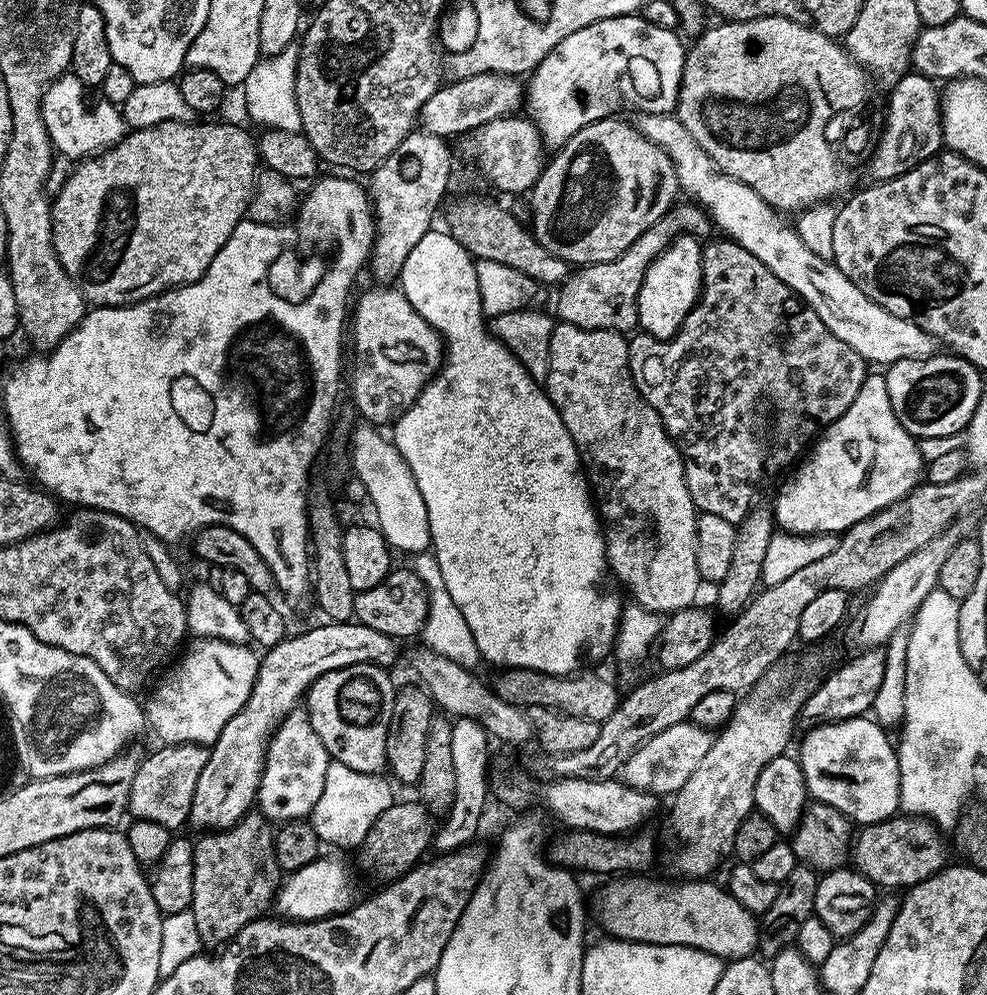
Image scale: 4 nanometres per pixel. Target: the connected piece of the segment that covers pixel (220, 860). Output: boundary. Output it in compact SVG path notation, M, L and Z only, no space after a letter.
M259 810L247 812L239 822L229 828L208 830L194 844L194 894L191 911L195 925L198 926L199 938L203 947L216 950L233 940L252 920L261 919L267 908L273 907L278 891L280 867L276 865L276 856L272 852L273 825Z

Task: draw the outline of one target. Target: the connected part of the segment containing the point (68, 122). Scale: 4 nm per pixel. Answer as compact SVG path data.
M71 74L58 77L53 84L49 84L44 90L44 100L40 104L40 113L44 119L44 125L48 131L48 136L52 139L52 147L57 153L69 156L72 162L79 162L85 158L95 157L106 148L111 148L127 133L128 127L124 122L124 115L121 109L103 98L97 99L97 104L88 104L84 101L86 85Z

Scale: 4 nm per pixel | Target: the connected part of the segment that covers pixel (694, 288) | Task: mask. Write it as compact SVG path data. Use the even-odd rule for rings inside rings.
M681 234L673 239L669 248L654 258L642 278L642 288L638 290L636 299L639 327L647 335L659 340L669 340L680 329L686 314L700 296L703 253L701 241L697 237Z

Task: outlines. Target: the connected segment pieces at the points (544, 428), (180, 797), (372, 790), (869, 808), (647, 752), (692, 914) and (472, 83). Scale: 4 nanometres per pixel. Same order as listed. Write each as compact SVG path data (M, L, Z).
M433 230L420 239L418 246L414 246L414 250L410 250L410 255L406 257L406 266L402 266L400 271L398 287L410 302L410 306L414 306L414 310L444 341L446 349L444 363L440 365L439 372L425 384L415 402L396 419L390 432L390 439L398 454L402 454L406 466L410 466L410 474L414 474L414 482L418 482L422 502L426 502L426 514L430 518L432 535L431 551L436 552L436 568L440 571L439 583L444 584L446 590L450 590L454 606L462 610L462 618L466 618L470 634L474 634L474 642L478 642L481 661L489 660L490 663L497 664L495 667L500 670L533 668L555 676L571 676L585 666L592 666L595 660L600 660L608 651L613 651L622 619L622 592L610 575L604 549L604 534L594 497L580 463L580 456L576 453L574 442L558 410L554 410L548 393L527 373L522 362L489 331L478 290L476 260L454 239L451 232Z
M164 744L157 752L149 754L136 765L134 786L130 786L128 812L135 819L146 822L158 822L179 830L188 824L190 802L194 802L194 790L198 787L198 778L208 761L208 748L203 744Z
M329 763L326 786L322 786L322 796L318 798L310 817L312 828L325 845L337 844L340 848L355 849L363 843L378 816L394 803L393 785L384 778L380 774L359 772L350 770L350 766Z
M867 715L855 716L849 720L833 720L831 724L818 724L807 731L800 744L798 759L806 778L808 795L813 801L834 806L834 810L848 817L856 826L877 824L901 811L896 750L893 741L888 741L889 733L875 719Z
M691 722L670 726L670 730L654 734L654 738L634 749L624 763L622 779L631 788L653 793L660 798L674 794L679 788L686 786L686 778L690 778L690 774L694 774L698 767L698 762L706 758L713 739L713 733L709 729Z
M639 875L612 878L600 892L596 908L600 911L600 924L609 937L632 940L636 944L661 944L662 946L690 946L728 960L741 960L757 951L760 943L760 925L757 917L742 902L728 893L727 887L711 884L708 878L688 878L684 884L663 884L660 880L640 880Z
M486 73L478 74L477 77L453 79L449 83L445 83L428 99L418 117L423 131L435 136L463 137L486 122L519 113L526 100L525 85L515 75Z

